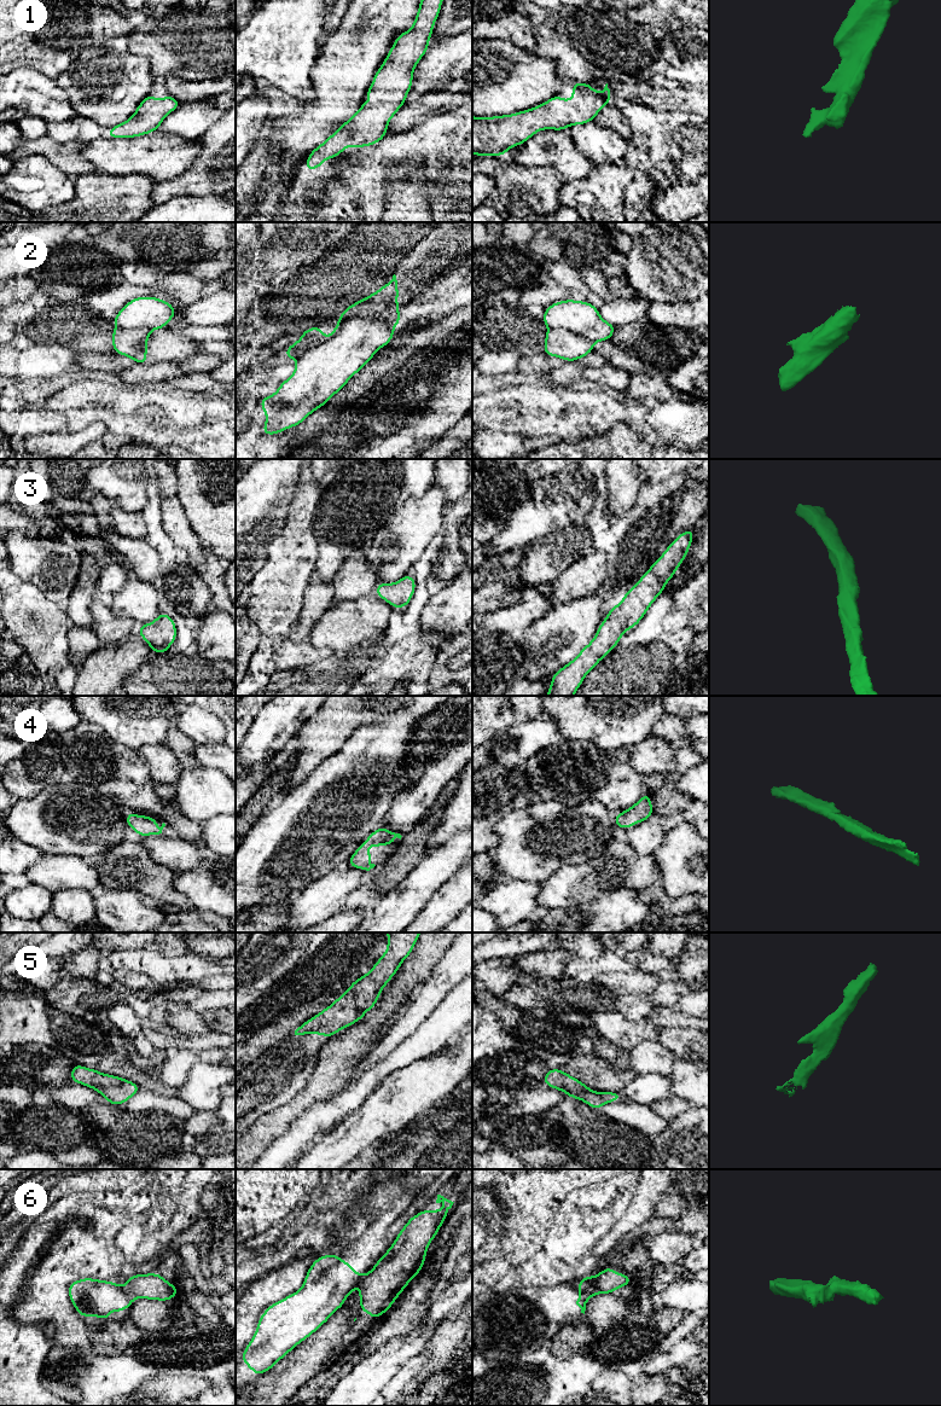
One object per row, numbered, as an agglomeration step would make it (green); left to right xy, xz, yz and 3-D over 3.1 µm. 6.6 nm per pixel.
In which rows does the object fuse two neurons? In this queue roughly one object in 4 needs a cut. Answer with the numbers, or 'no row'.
2, 6

